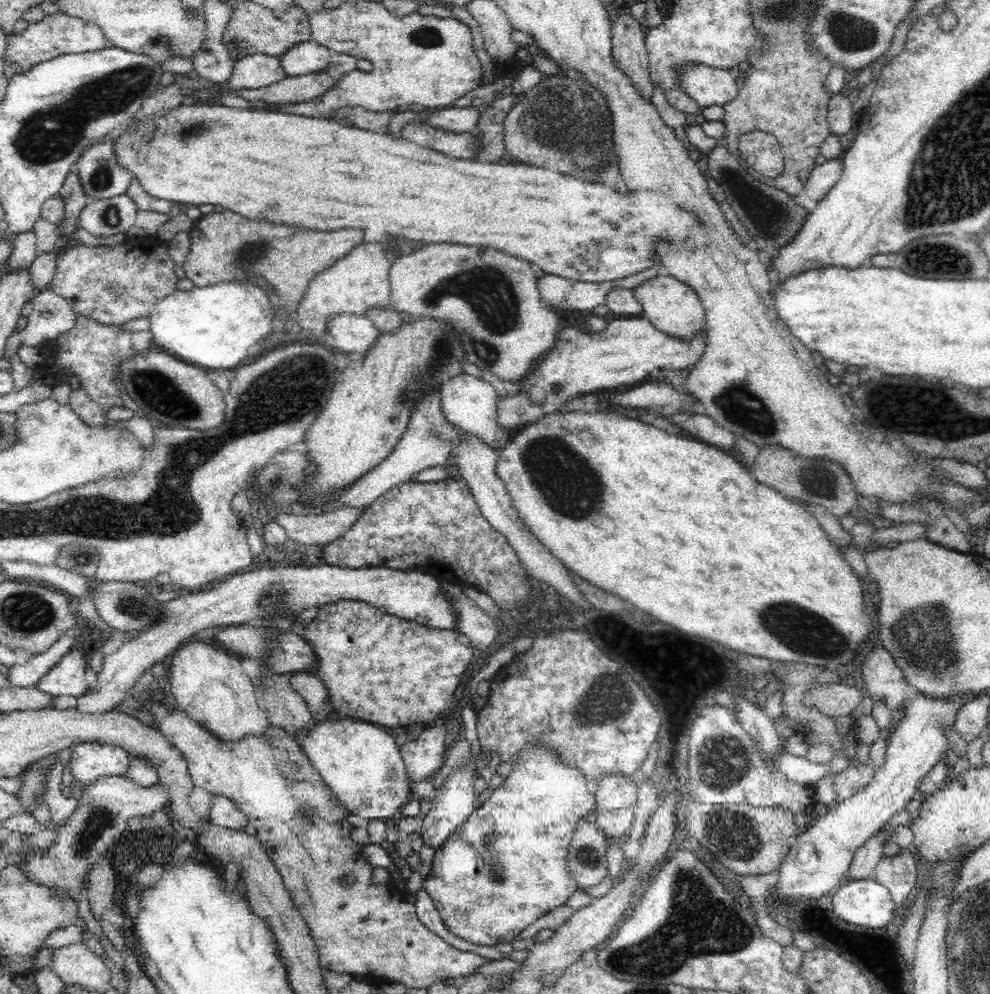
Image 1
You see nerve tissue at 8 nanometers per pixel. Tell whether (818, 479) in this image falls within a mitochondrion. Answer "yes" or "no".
yes

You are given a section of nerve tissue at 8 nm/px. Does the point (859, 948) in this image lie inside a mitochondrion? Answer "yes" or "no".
no

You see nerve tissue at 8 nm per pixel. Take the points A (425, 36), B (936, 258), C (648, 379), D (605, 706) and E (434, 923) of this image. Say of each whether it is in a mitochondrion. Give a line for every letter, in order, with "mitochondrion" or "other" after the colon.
A: mitochondrion
B: mitochondrion
C: other
D: mitochondrion
E: other

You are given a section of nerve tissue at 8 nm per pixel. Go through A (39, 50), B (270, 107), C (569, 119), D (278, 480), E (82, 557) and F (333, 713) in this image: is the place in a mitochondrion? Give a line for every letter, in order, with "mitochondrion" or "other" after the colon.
A: other
B: other
C: mitochondrion
D: mitochondrion
E: mitochondrion
F: other

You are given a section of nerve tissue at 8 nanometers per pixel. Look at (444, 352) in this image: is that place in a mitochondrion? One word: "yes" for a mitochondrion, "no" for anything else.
yes

